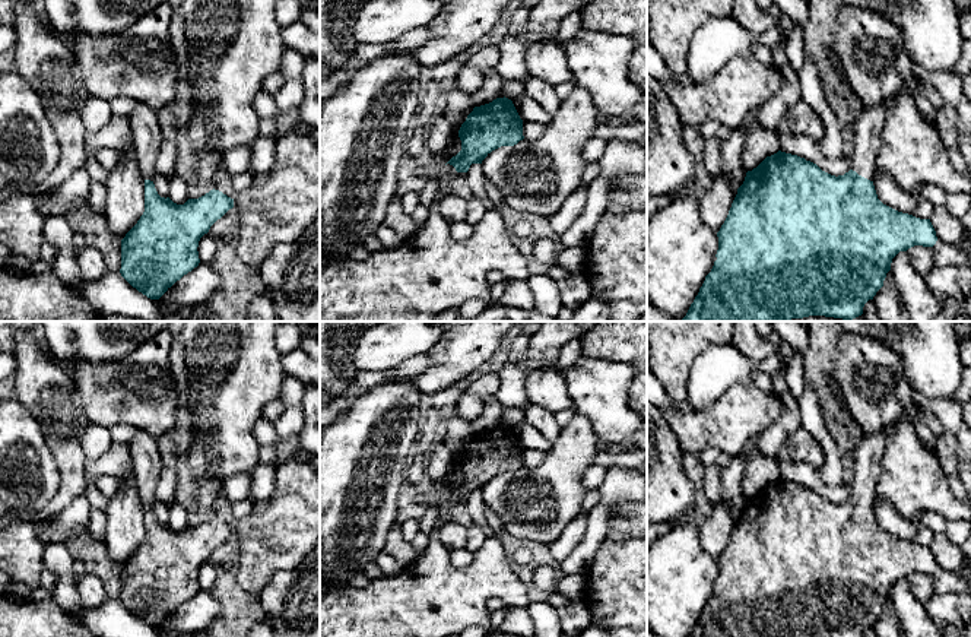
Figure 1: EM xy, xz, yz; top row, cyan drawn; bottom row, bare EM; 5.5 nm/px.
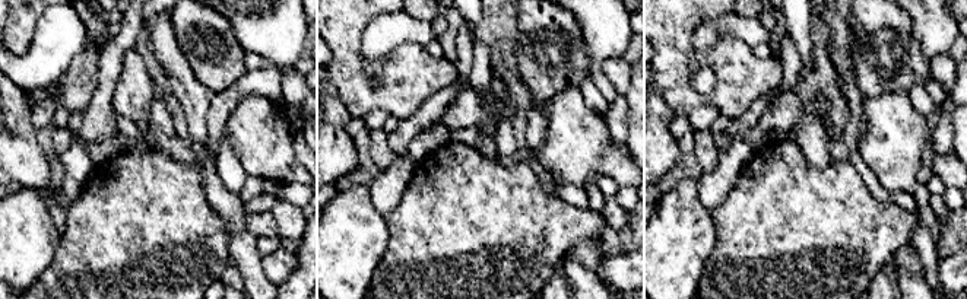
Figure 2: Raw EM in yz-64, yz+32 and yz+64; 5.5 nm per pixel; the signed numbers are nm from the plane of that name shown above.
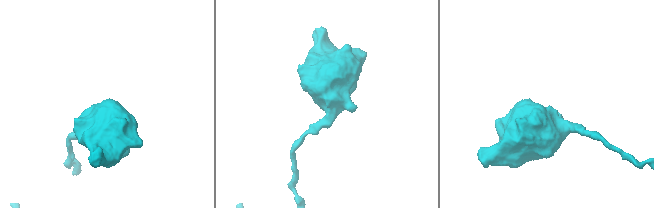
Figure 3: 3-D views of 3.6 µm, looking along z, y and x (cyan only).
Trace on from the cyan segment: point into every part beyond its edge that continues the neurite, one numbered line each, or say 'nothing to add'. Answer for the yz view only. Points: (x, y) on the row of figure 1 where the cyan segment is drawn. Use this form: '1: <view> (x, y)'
1: yz (868, 138)

